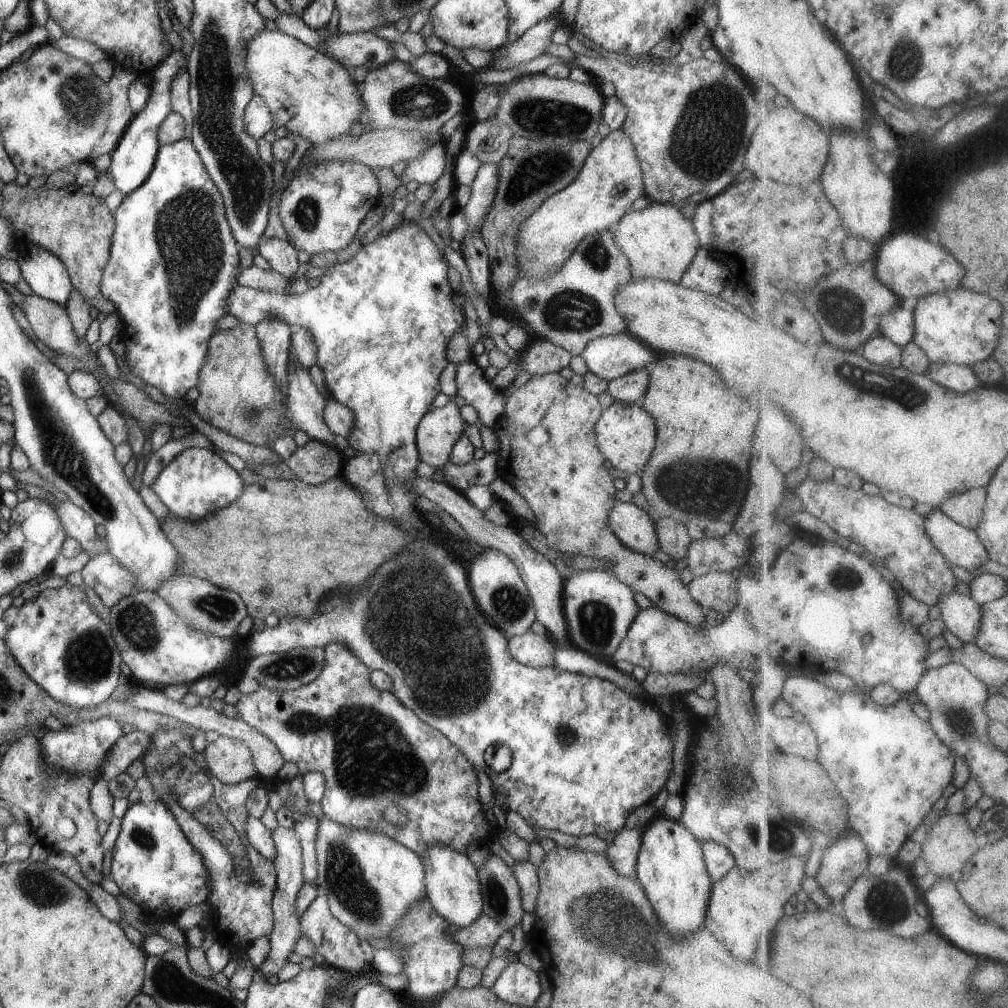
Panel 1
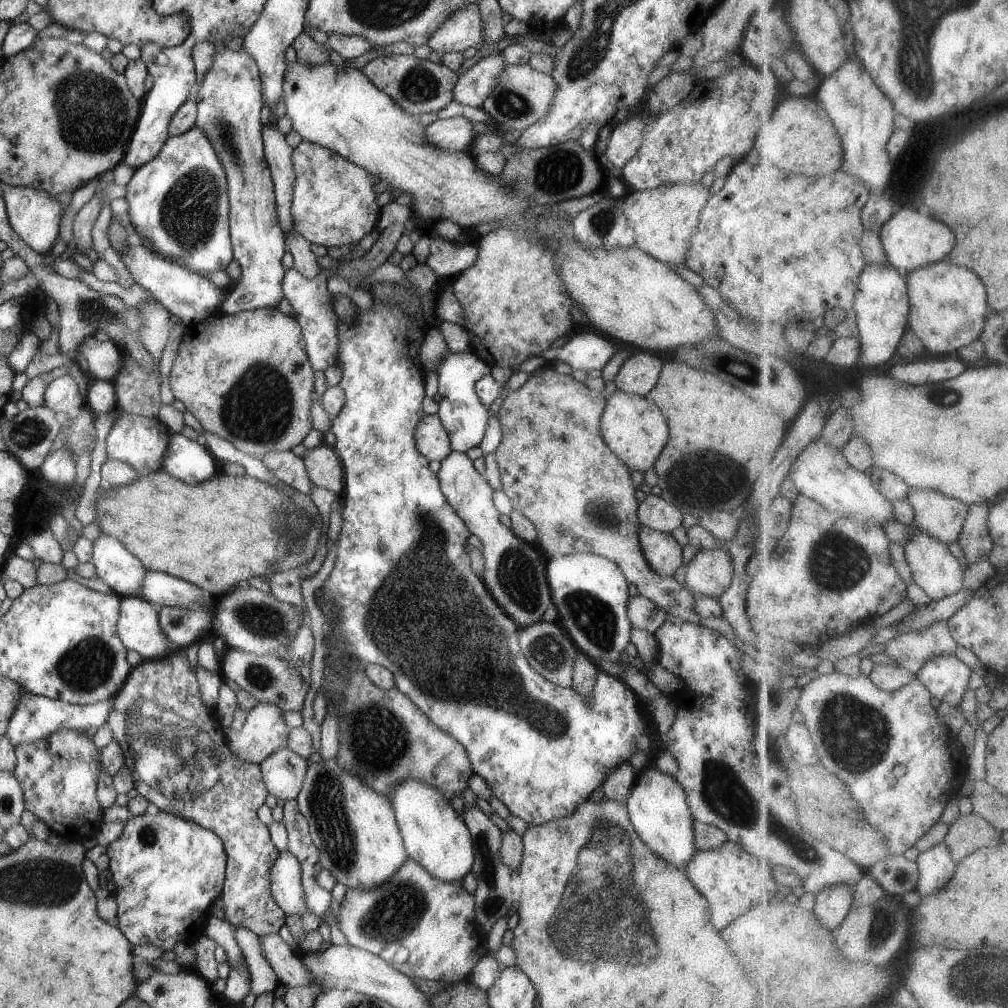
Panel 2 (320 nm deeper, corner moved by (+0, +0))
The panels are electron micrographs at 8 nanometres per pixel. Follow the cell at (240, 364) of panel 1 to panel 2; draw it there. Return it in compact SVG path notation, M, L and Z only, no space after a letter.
M278 307L245 308L233 315L212 314L200 322L192 321L186 324L184 336L179 344L176 359L173 361L169 375L169 385L176 403L183 410L188 410L205 431L219 436L234 445L239 451L252 457L262 458L270 451L290 451L299 445L308 433L314 429L310 422L310 407L312 406L312 392L314 392L314 372L310 364L302 336L302 331L295 317L281 312Z

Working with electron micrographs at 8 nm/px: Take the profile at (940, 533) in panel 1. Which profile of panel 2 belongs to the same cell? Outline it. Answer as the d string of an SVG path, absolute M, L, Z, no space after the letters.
M912 488L909 502L916 510L916 524L950 544L960 540L971 505L936 489Z

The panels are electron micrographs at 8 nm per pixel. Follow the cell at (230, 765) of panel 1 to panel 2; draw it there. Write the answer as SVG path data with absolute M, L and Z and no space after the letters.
M258 703L247 712L242 728L236 732L232 728L224 728L225 744L238 759L259 765L273 752L287 746L288 735L292 728L284 721L282 709L272 703Z

